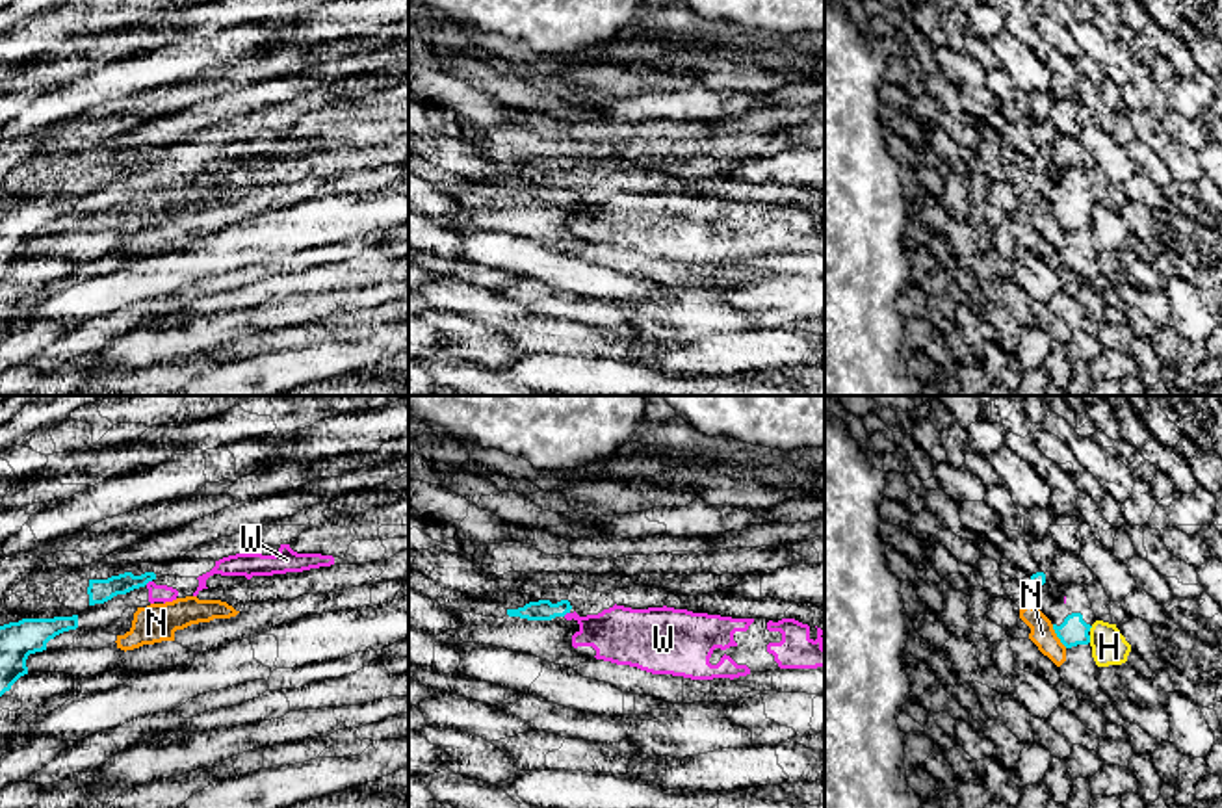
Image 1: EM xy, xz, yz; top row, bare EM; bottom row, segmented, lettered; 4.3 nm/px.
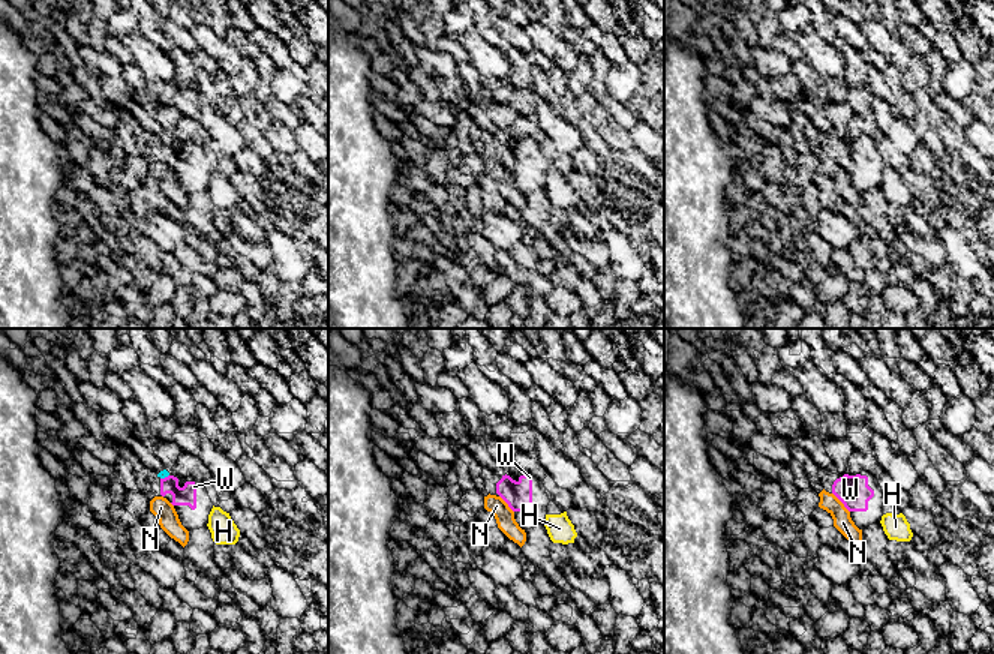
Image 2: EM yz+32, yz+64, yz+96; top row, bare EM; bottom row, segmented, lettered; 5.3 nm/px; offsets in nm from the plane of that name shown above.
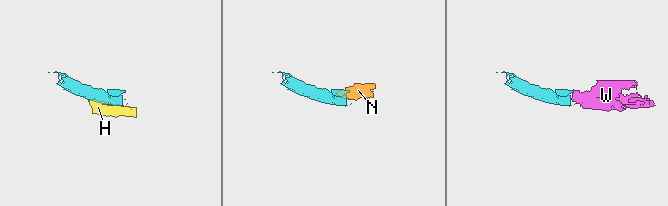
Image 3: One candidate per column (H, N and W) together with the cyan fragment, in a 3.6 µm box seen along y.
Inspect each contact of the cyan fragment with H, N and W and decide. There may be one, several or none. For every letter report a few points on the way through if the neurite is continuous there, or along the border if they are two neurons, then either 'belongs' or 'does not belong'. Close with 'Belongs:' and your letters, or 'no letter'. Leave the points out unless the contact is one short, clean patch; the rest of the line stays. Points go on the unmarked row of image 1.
H: does not belong
N: border along yz (1052, 208), (1066, 231); does not belong
W: runs through xy (99, 175), (127, 166), (147, 166), (156, 177); belongs
Belongs: W

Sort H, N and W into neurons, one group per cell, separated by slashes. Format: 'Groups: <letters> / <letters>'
Groups: H / N / W

